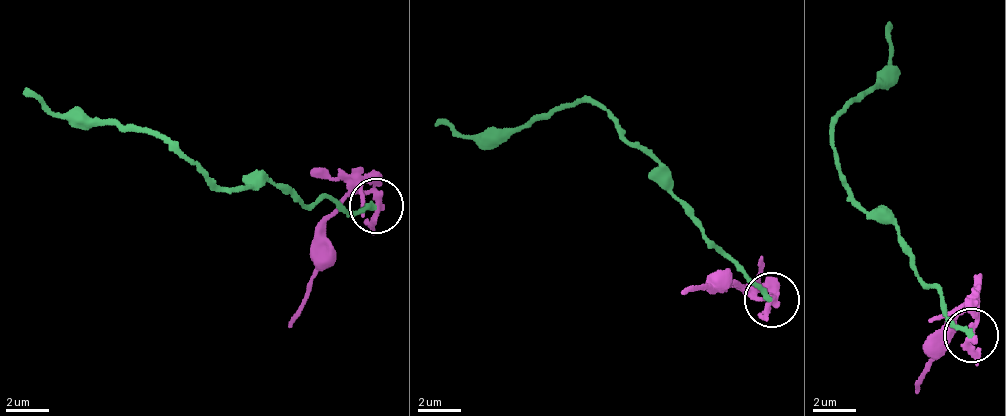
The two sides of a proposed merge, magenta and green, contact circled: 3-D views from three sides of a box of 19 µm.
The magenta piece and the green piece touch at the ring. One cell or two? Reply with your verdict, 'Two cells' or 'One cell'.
Two cells

